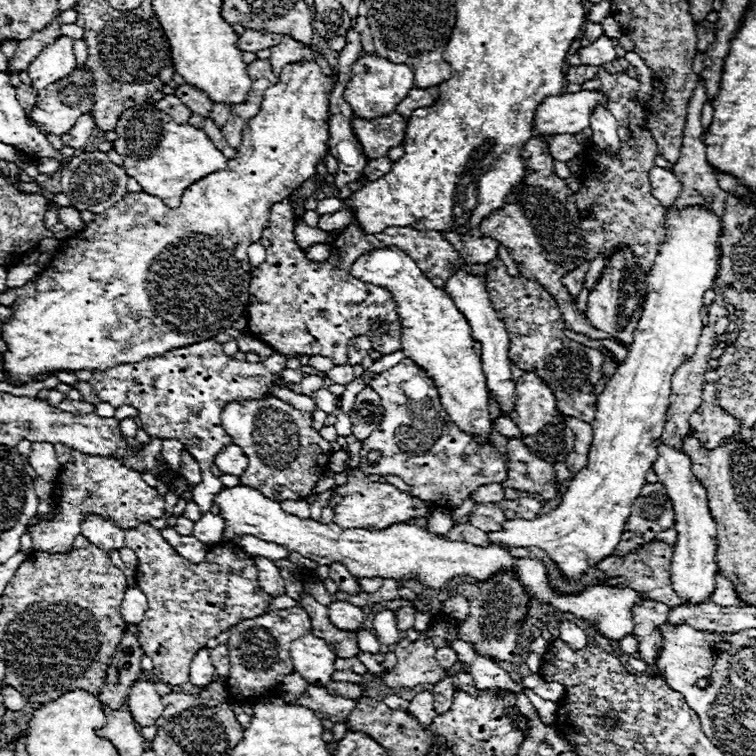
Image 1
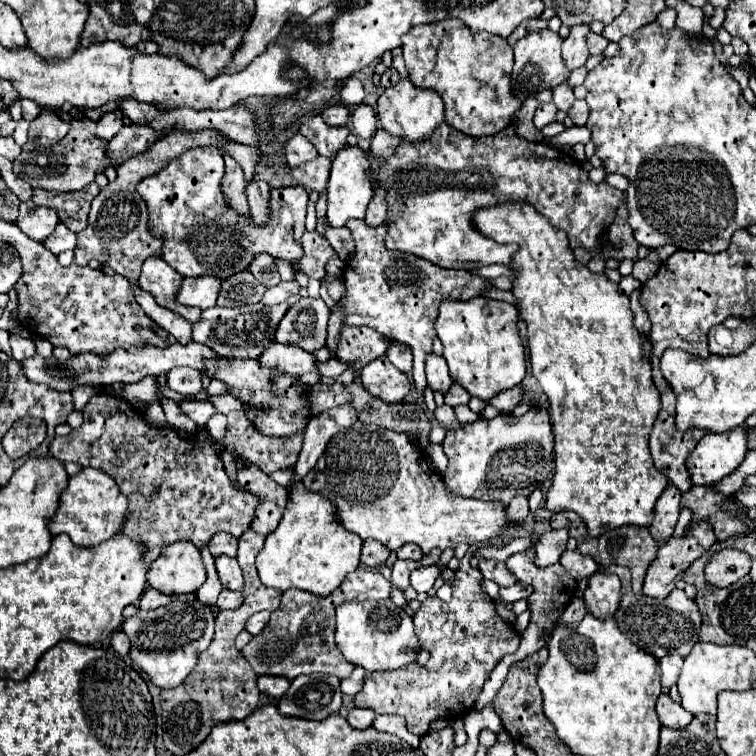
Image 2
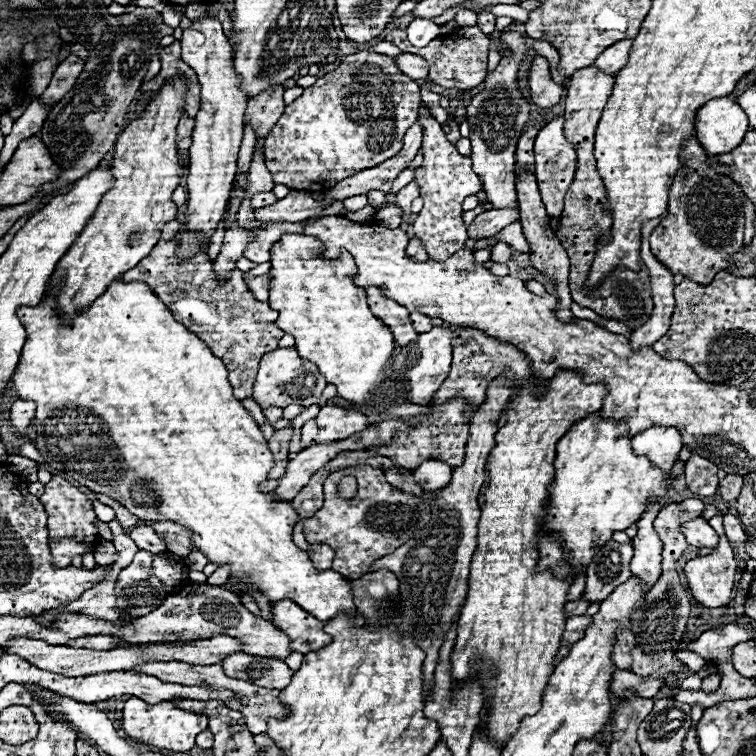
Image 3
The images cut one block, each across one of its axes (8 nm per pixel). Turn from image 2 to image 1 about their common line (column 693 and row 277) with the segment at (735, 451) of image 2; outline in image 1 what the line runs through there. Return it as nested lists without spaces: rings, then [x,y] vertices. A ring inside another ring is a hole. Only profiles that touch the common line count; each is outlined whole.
[[[456,272],[452,278],[448,278],[446,288],[448,296],[452,296],[452,302],[456,304],[456,308],[460,308],[460,312],[464,312],[466,320],[470,322],[472,328],[472,336],[476,336],[476,340],[482,344],[482,364],[484,364],[484,374],[488,380],[488,390],[494,396],[496,404],[500,406],[502,414],[510,416],[514,410],[514,380],[510,374],[510,358],[508,358],[508,332],[504,328],[504,322],[496,316],[496,310],[492,308],[490,300],[488,300],[488,292],[486,292],[486,280],[480,276],[472,276],[466,272]]]

